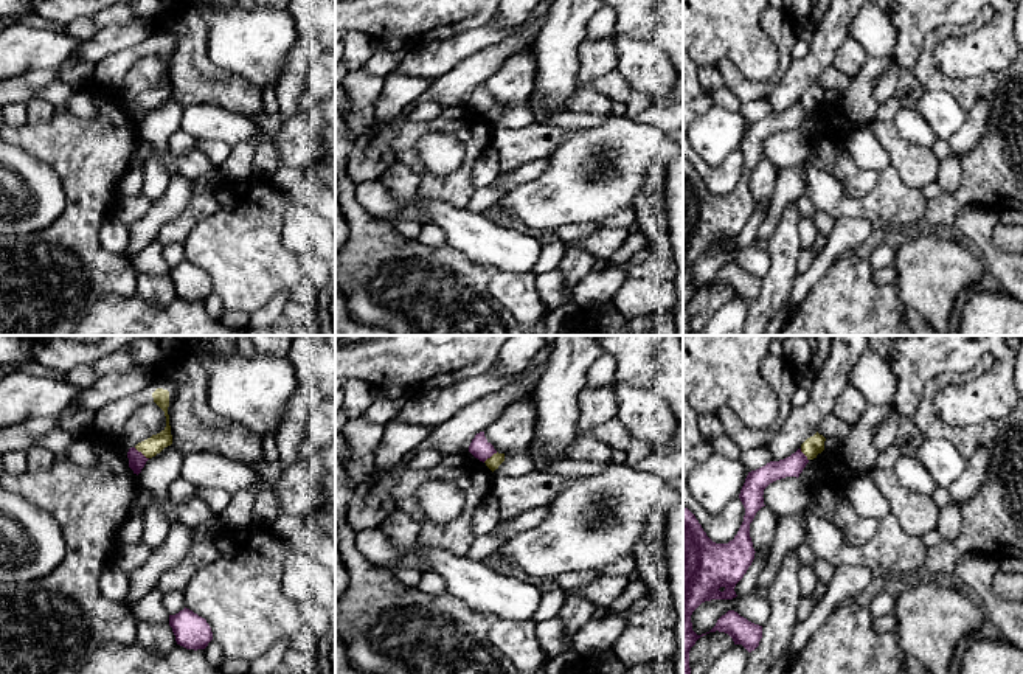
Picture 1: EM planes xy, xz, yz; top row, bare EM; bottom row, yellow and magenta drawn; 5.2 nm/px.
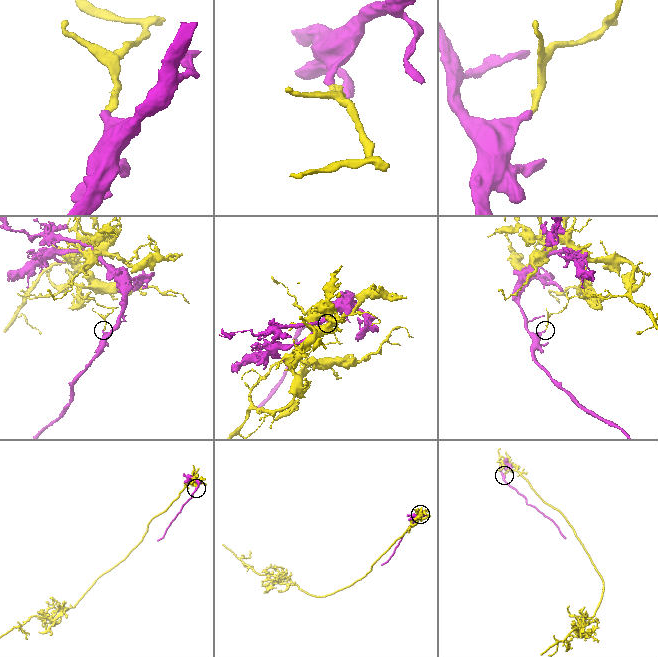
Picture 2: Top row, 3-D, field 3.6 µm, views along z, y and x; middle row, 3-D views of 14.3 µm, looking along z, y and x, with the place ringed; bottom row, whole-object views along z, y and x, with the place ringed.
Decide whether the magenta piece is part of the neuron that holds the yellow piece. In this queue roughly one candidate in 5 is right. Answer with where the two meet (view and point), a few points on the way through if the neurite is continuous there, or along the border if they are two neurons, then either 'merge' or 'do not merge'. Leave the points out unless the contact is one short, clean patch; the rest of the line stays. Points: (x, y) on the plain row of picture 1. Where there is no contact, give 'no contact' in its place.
contact xy (142, 104); border xy (134, 100), (148, 111); do not merge

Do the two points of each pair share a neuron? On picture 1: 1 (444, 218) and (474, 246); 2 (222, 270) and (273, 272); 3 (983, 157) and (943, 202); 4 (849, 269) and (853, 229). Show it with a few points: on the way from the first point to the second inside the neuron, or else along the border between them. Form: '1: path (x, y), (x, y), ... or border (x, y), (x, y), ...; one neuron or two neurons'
1: path (452, 224), (466, 238); one neuron
2: path (235, 270), (261, 270); one neuron
3: path (983, 171), (957, 199); one neuron
4: border (849, 252), (842, 255), (821, 277); two neurons

